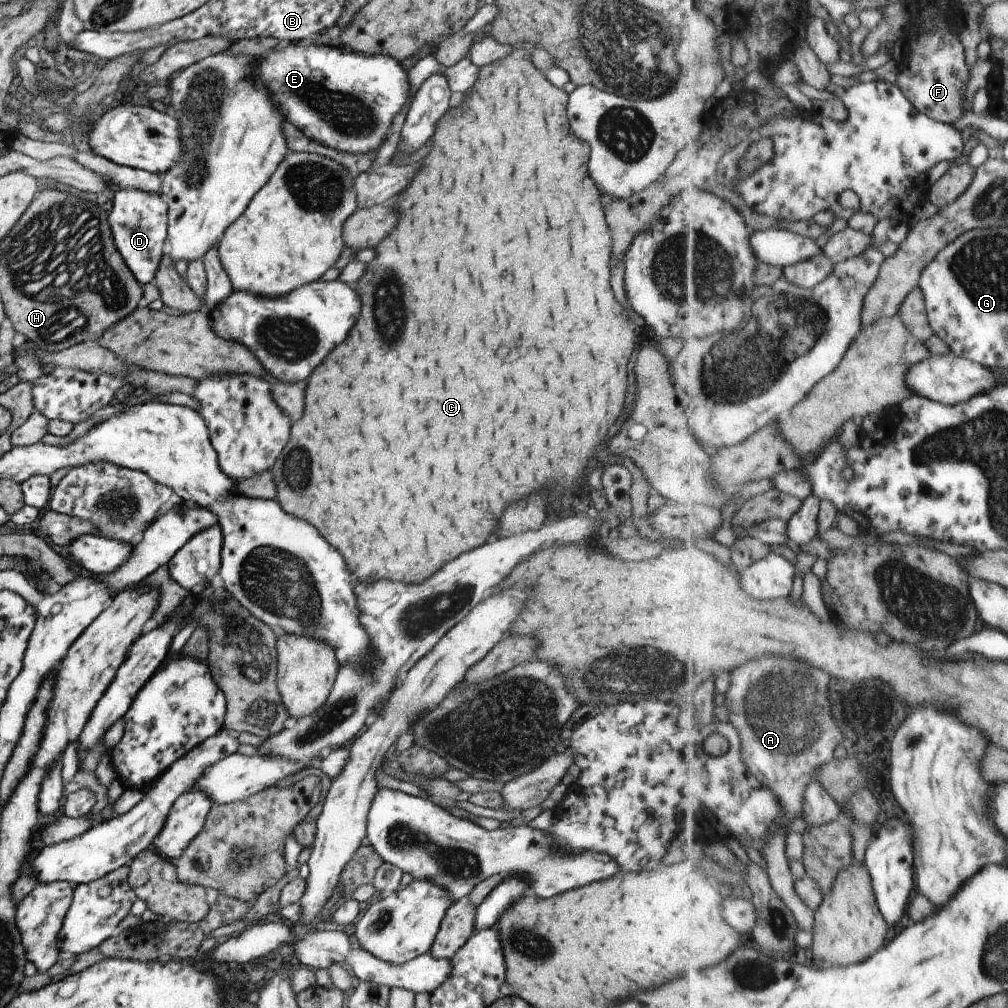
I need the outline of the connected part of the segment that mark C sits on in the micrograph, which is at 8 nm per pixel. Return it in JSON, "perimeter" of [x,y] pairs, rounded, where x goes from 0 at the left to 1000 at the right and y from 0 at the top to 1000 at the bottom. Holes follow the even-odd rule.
{"perimeter":[[[510,46],[498,60],[475,66],[474,79],[464,97],[454,107],[444,108],[437,117],[433,131],[427,137],[425,155],[419,159],[411,179],[399,190],[399,198],[393,202],[393,208],[397,210],[393,226],[375,242],[375,246],[371,246],[373,258],[364,260],[363,272],[353,281],[359,300],[355,319],[347,327],[343,339],[327,349],[319,363],[315,363],[306,375],[302,413],[290,423],[288,437],[269,464],[278,502],[285,509],[312,520],[315,528],[319,528],[319,534],[341,552],[349,571],[364,580],[377,573],[397,575],[403,579],[419,577],[448,554],[480,540],[504,500],[538,484],[546,490],[556,490],[567,484],[569,478],[575,478],[577,466],[583,462],[589,446],[597,440],[603,425],[615,413],[619,403],[623,385],[621,361],[629,349],[631,331],[605,286],[603,260],[607,238],[599,220],[593,188],[581,173],[585,144],[581,145],[582,141],[565,133],[562,117],[563,93],[548,85],[528,63],[526,56],[526,48]],[[403,323],[407,327],[413,325],[411,333],[415,333],[413,339],[407,339],[407,345],[403,345]],[[397,349],[407,355],[411,355],[411,351],[413,355],[419,353],[421,363],[417,363],[417,367],[395,367]]]}

